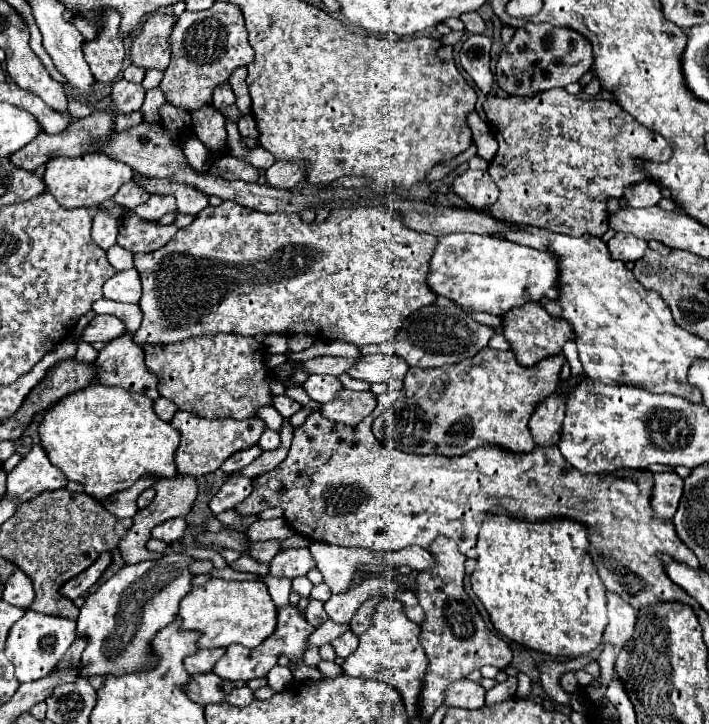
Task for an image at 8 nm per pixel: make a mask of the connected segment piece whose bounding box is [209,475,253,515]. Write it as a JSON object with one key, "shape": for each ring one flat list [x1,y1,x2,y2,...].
{"shape":[[243,475,229,477,229,479,219,487,219,491,211,497,211,501,209,501,211,513,219,515,221,511,235,507,237,503,241,503,241,501,251,493,251,489,253,489,253,487,251,487,251,479,249,479,249,477,243,477]]}

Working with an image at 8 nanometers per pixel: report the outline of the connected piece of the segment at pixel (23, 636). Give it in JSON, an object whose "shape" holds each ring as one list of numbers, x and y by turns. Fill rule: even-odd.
{"shape":[[25,611,25,615,11,627,7,639,5,639,5,655,15,667,15,677,19,683,37,681,41,677,47,677,53,667,61,661,69,645,75,641,75,621,67,617,55,617,55,615,43,615,35,611]]}

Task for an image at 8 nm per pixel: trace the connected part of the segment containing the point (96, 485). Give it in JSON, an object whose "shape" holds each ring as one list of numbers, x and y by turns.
{"shape":[[93,383,73,395,65,395,43,415,43,421,39,423,39,437,49,461,59,467,67,479,79,481,85,487,85,493,99,501,131,487,143,475,177,477,173,453,179,443,179,431,153,413,153,401,149,397,129,393,121,387,103,387,101,383]]}

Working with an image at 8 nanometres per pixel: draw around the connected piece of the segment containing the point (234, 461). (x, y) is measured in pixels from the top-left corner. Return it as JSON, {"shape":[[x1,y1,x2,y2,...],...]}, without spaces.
{"shape":[[253,445,251,449,245,449,245,451,239,451,239,453,231,455,231,457,221,465,221,471,223,471,223,473,235,473,235,471,247,467,249,463,253,463,259,455,261,455,259,447]]}

